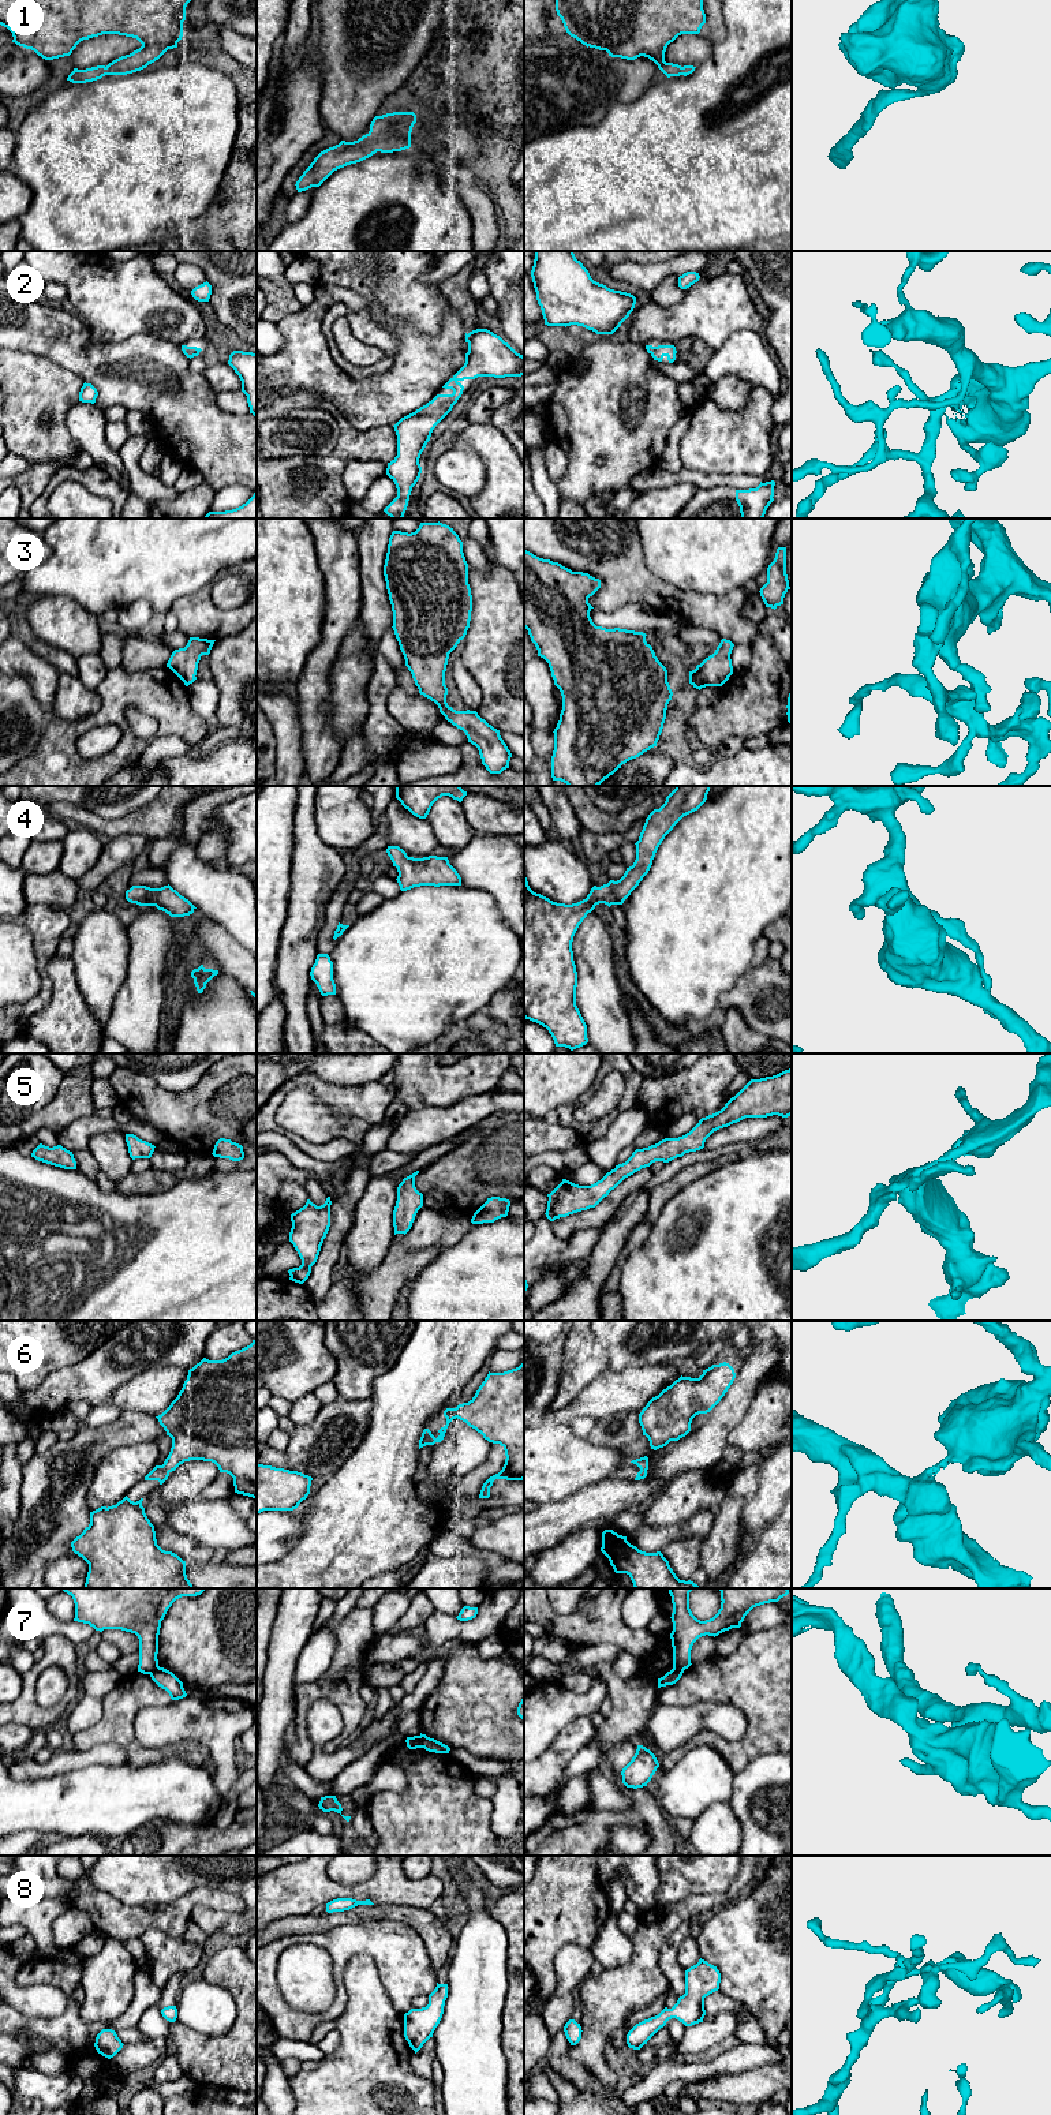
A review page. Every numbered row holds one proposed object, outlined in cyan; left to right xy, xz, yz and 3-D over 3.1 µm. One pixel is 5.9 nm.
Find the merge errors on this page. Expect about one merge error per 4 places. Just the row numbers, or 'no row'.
7

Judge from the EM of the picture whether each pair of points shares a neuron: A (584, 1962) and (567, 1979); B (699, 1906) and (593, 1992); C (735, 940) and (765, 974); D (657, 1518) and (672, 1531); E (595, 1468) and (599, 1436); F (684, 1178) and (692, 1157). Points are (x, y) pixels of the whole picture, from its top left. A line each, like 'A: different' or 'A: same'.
A: same
B: same
C: different
D: different
E: different
F: different

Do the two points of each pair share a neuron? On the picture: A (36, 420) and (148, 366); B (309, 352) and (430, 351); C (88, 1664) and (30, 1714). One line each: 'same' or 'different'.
A: different
B: same
C: different

